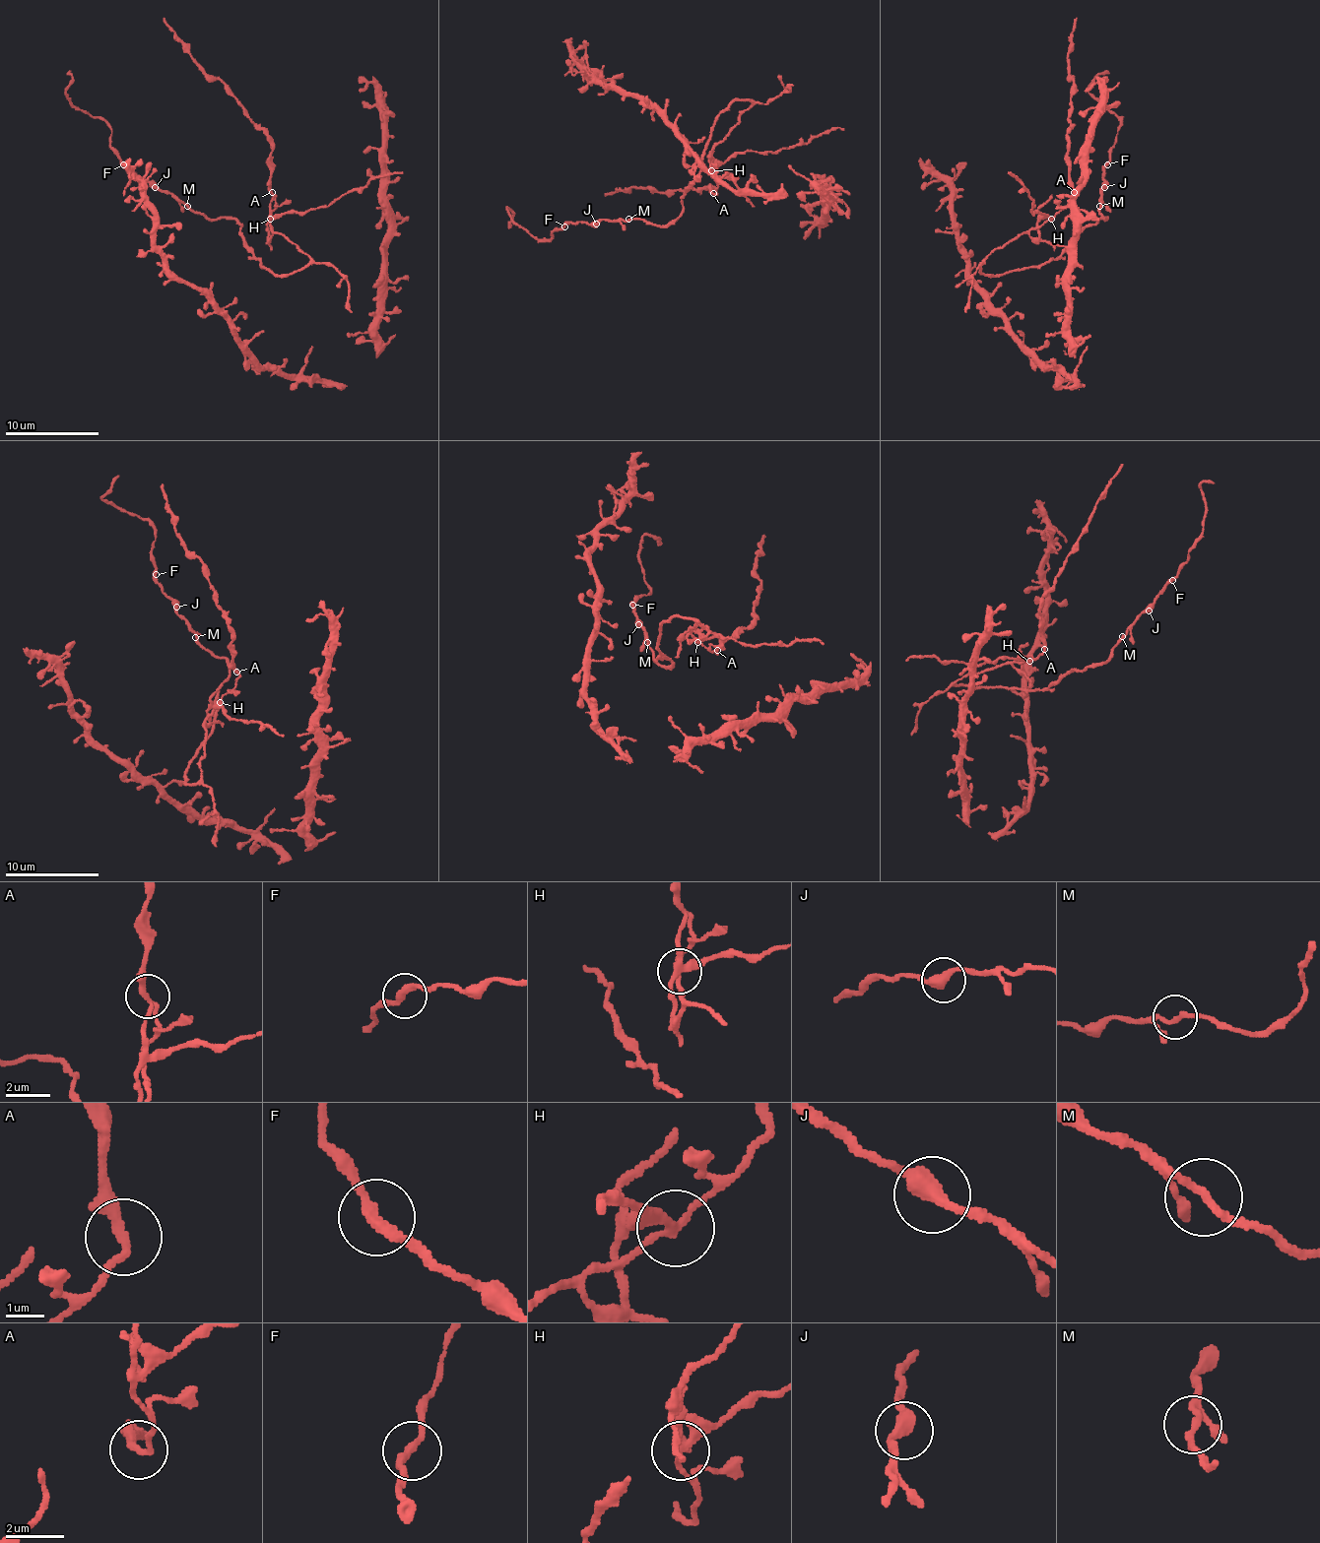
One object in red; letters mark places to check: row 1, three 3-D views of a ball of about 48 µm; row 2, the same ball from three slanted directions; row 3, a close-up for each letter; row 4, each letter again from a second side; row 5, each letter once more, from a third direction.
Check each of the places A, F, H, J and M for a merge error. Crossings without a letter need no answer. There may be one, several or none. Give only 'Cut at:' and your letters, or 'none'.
Cut at: A, H

